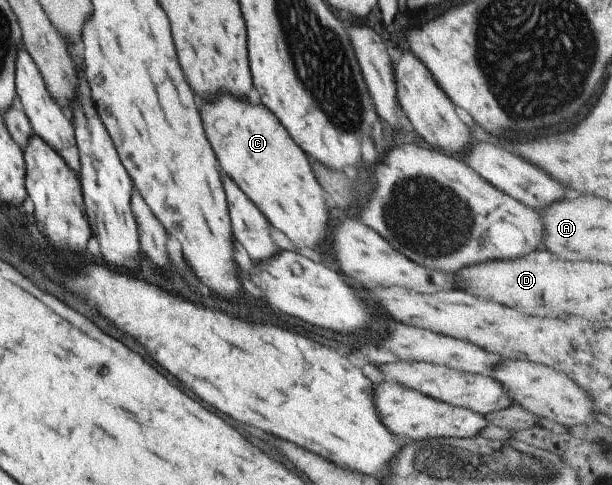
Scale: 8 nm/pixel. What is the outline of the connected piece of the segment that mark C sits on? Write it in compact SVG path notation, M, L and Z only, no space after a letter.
M218 96L212 102L204 102L200 108L204 132L220 168L262 216L286 236L288 246L294 244L296 248L320 250L326 244L330 204L327 200L322 202L322 188L316 182L304 152L296 148L286 130L276 124L276 118L266 108L250 106L250 102L232 96Z

